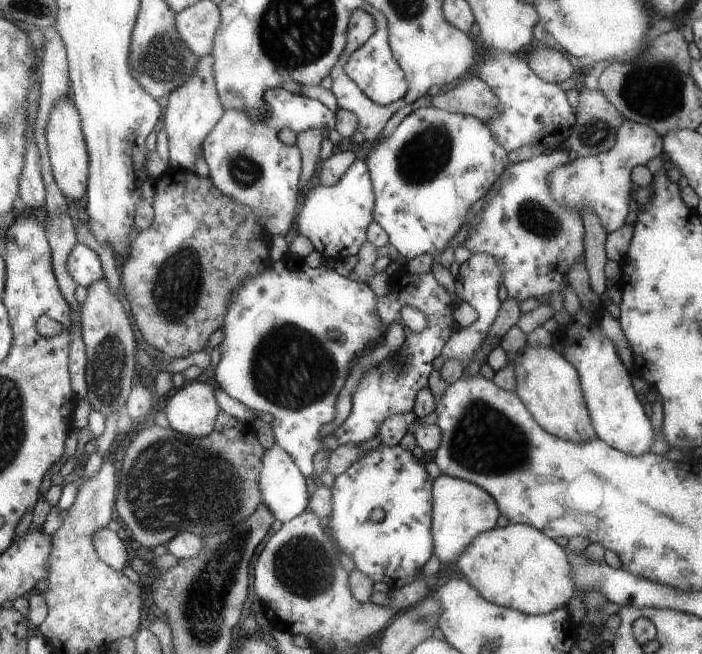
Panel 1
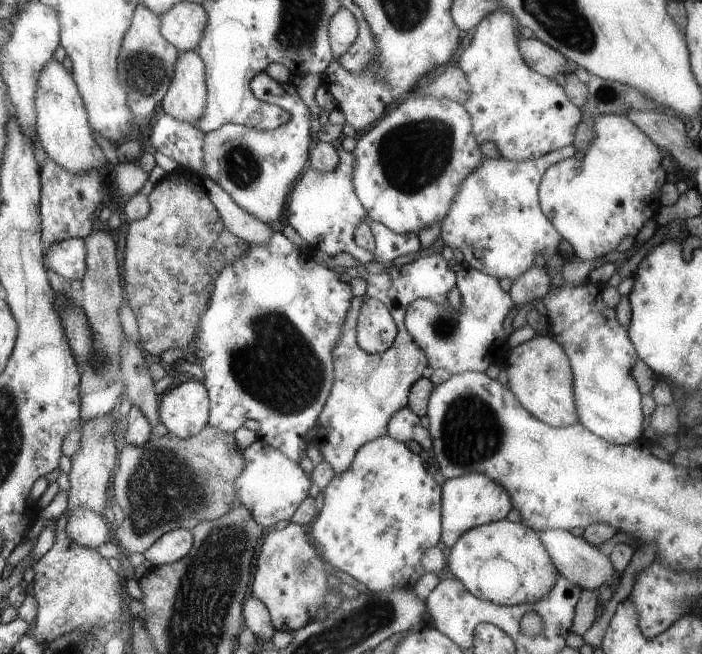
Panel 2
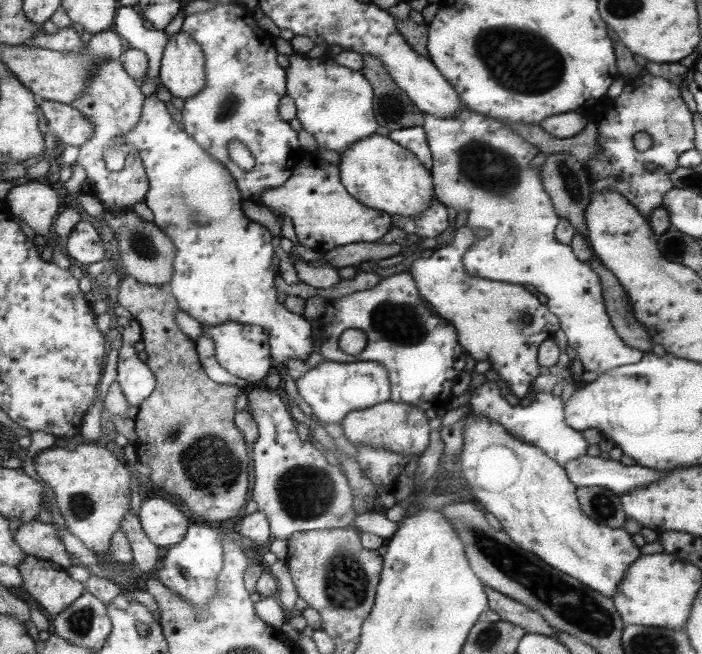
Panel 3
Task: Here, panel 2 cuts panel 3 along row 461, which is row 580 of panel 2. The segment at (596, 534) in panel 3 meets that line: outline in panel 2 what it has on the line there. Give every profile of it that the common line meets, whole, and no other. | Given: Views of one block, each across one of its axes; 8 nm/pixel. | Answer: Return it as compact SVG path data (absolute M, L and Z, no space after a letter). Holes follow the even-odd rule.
M509 520L487 522L465 530L465 534L447 548L447 566L471 596L495 606L539 600L551 588L557 572L537 534L525 528L525 524L511 524Z

